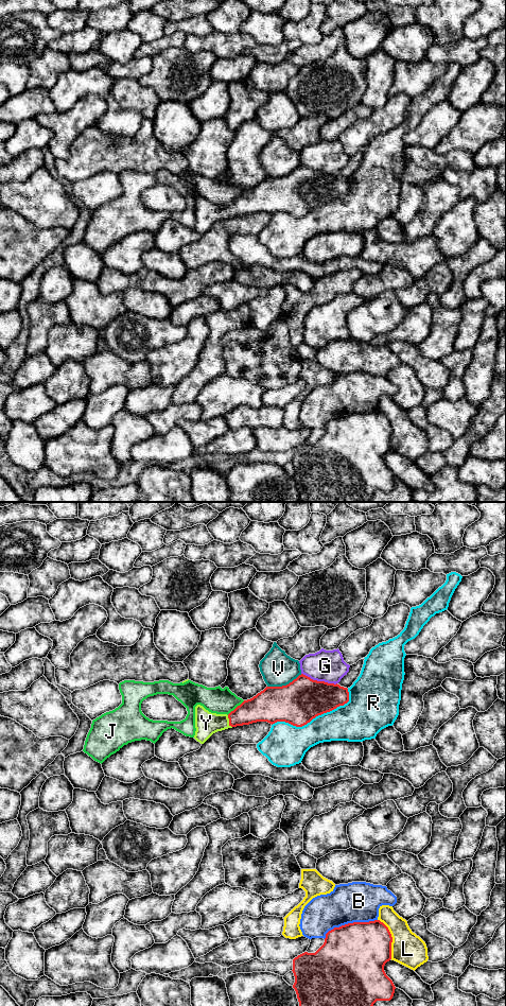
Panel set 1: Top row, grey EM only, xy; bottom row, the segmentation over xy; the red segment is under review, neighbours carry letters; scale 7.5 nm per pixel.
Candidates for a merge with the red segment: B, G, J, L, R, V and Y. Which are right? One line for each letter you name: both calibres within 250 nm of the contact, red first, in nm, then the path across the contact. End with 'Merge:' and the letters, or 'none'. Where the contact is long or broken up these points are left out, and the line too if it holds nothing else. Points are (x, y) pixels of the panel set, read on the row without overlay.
Y: calibres 200 and 180 nm; way xy (259, 198), (229, 212), (206, 213)
Merge: Y

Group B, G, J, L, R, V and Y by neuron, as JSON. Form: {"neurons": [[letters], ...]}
{"neurons": [["B"], ["G"], ["J"], ["L"], ["R"], ["V"], ["Y"]]}

